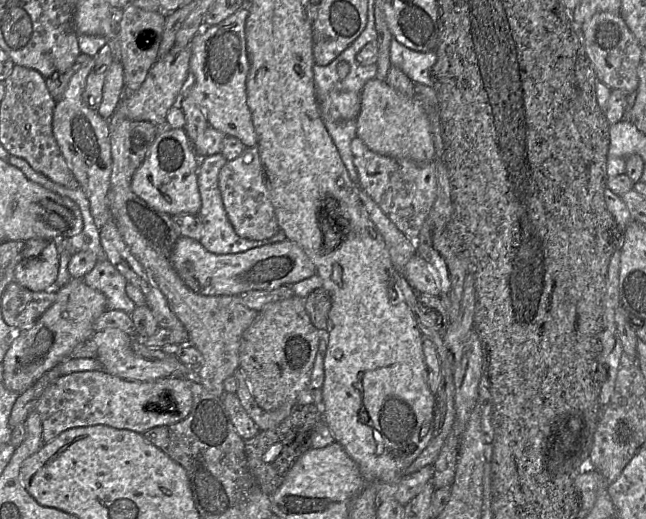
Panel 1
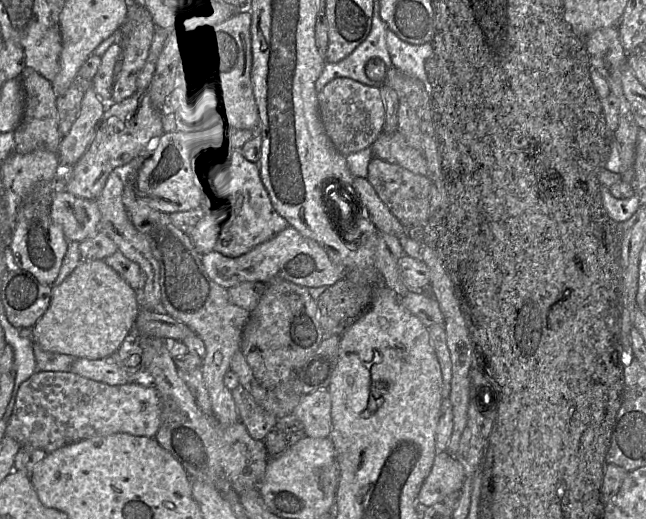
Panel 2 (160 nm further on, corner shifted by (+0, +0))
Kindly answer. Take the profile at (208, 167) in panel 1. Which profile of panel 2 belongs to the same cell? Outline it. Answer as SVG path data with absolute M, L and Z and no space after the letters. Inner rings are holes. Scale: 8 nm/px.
M231 150L228 160L228 193L224 217L213 250L228 257L238 257L266 242L289 226L273 207L261 177L258 163L244 159L238 150Z

